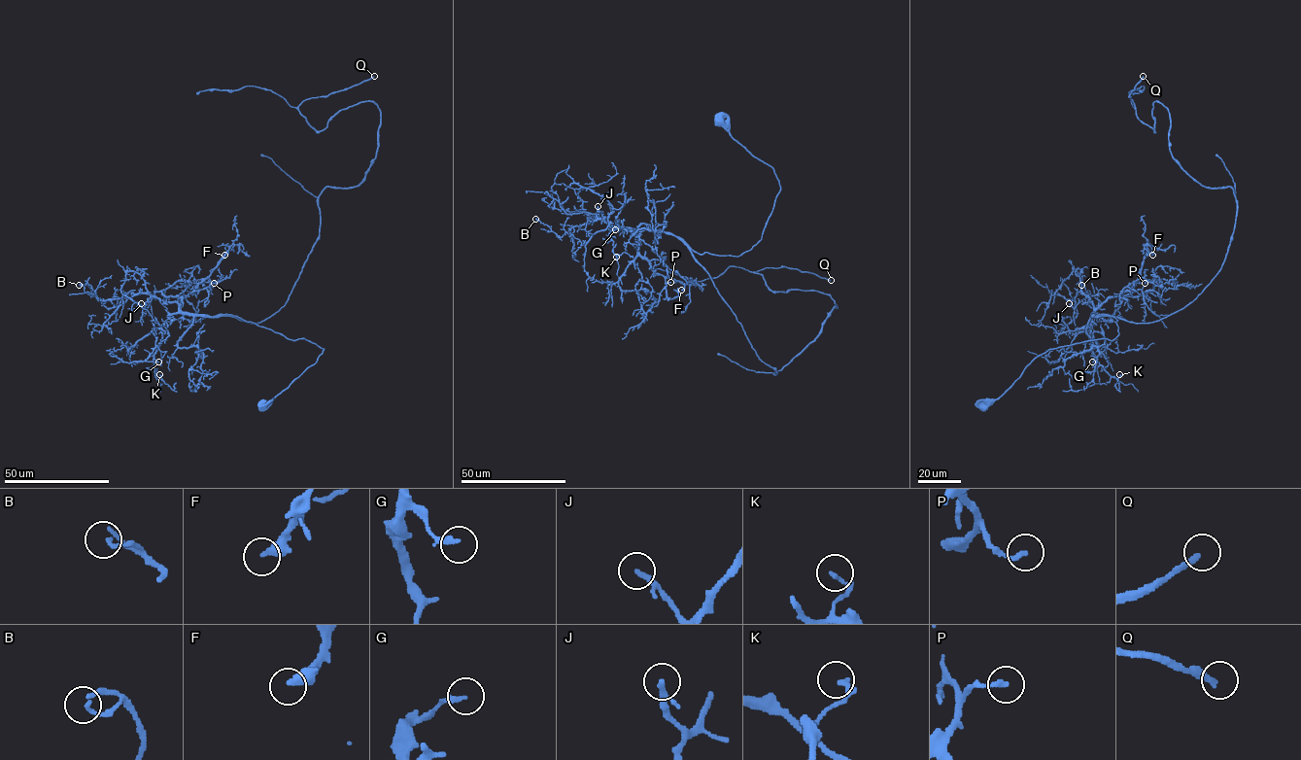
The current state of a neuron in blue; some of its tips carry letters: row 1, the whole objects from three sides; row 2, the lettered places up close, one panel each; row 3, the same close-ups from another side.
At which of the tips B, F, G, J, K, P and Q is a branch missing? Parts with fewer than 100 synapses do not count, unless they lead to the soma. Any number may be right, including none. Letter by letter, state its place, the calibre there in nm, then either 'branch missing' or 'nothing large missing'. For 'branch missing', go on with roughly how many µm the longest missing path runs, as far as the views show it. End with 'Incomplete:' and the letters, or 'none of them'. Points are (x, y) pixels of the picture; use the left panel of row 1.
B: at (79, 285); 150 nm thick; nothing large missing
F: at (224, 255); 340 nm thick; branch missing; about 30 µm are missing
G: at (158, 362); 200 nm thick; nothing large missing
J: at (141, 303); 150 nm thick; nothing large missing
K: at (159, 374); 170 nm thick; nothing large missing
P: at (214, 283); 200 nm thick; nothing large missing
Q: at (374, 76); 240 nm thick; branch missing; about 300 µm are missing
Incomplete: F, Q

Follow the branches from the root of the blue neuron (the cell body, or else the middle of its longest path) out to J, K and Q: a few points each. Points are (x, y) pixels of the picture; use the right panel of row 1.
J: (983, 405), (1048, 350), (1119, 334), (1113, 317), (1092, 314), (1088, 297), (1074, 308), (1069, 303)
K: (983, 405), (1048, 350), (1119, 334), (1113, 317), (1093, 313), (1095, 359), (1112, 376), (1119, 374)
Q: (983, 405), (1221, 267), (1233, 190), (1173, 157), (1158, 101), (1154, 130), (1138, 118), (1143, 76)

